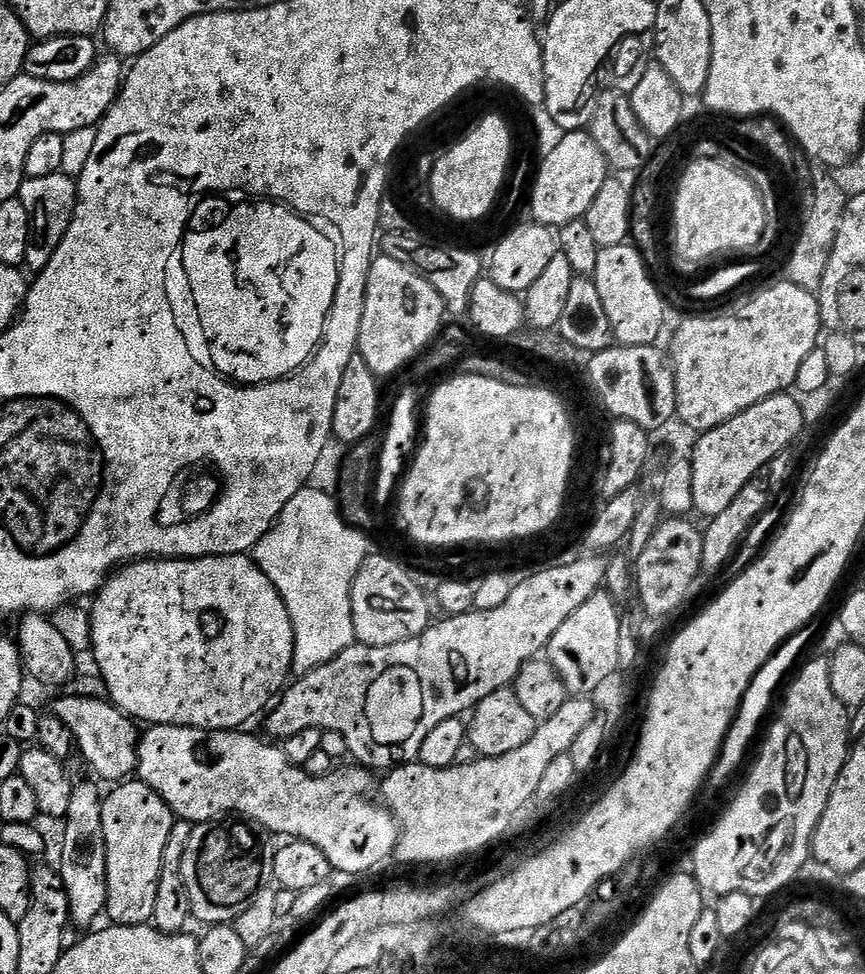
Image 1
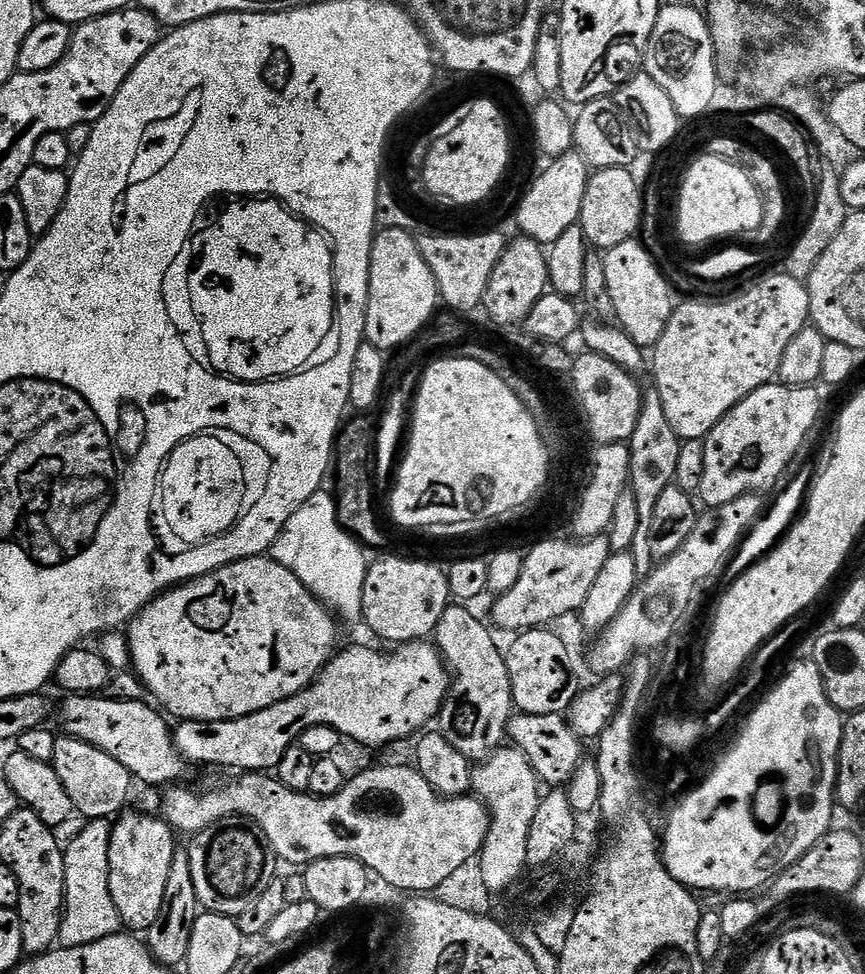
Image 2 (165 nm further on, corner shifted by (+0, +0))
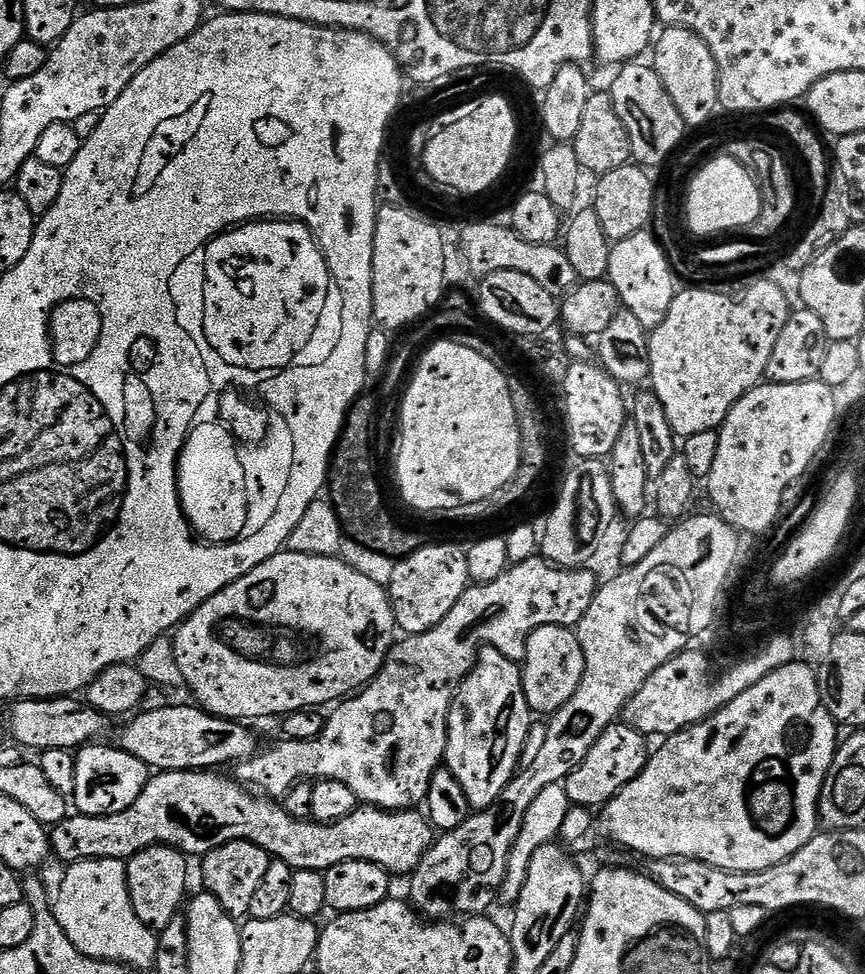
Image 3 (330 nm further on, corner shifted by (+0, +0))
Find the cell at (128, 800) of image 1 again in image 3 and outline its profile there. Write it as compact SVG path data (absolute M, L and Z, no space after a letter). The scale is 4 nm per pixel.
M155 844L152 848L134 854L126 863L130 902L134 906L134 914L138 914L144 925L158 934L163 928L170 926L176 916L181 915L182 905L186 900L184 891L188 888L189 857L178 848Z

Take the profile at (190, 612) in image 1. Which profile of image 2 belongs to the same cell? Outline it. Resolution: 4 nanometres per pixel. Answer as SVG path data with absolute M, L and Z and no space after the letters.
M265 554L227 564L210 574L199 576L196 580L187 580L185 584L169 588L168 591L151 600L130 621L126 628L126 635L130 646L130 654L132 655L132 668L134 672L140 675L141 682L148 687L149 694L153 696L151 699L169 717L176 716L177 721L197 720L209 724L210 722L222 722L223 720L237 720L246 714L266 710L270 706L298 694L306 686L313 684L320 671L328 665L328 661L332 659L337 651L336 624L338 625L337 617L325 608L323 602L310 589L302 586L302 582L298 582L295 574L290 570L286 570L286 566L282 566L277 560L272 559L271 555Z

